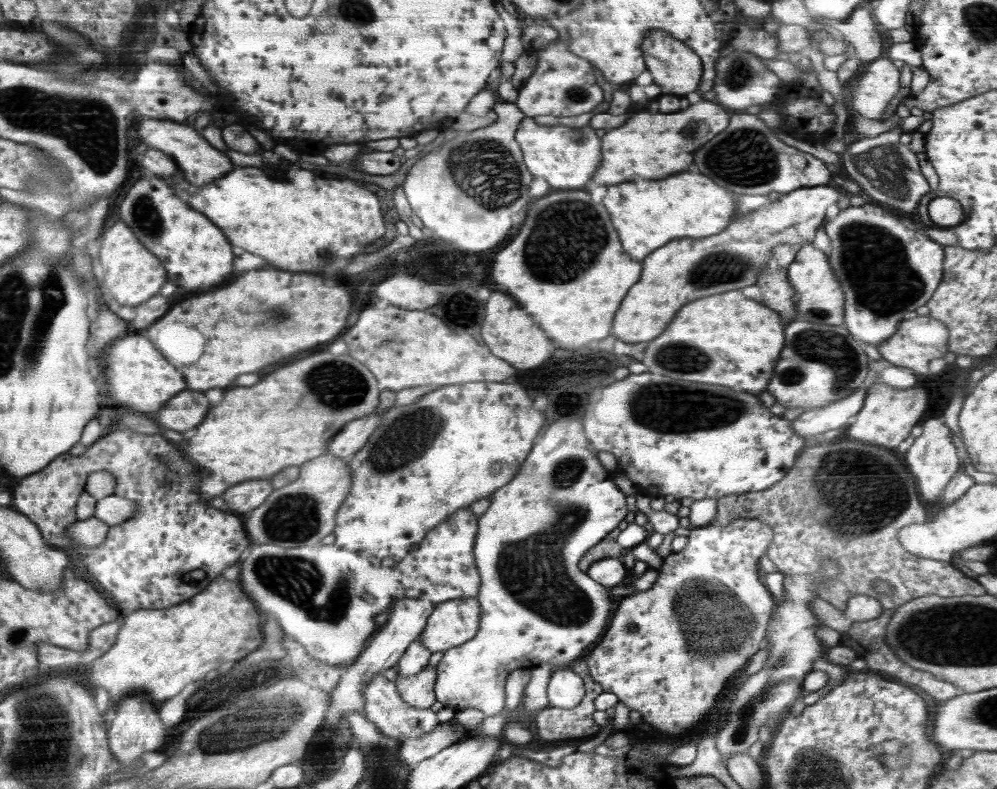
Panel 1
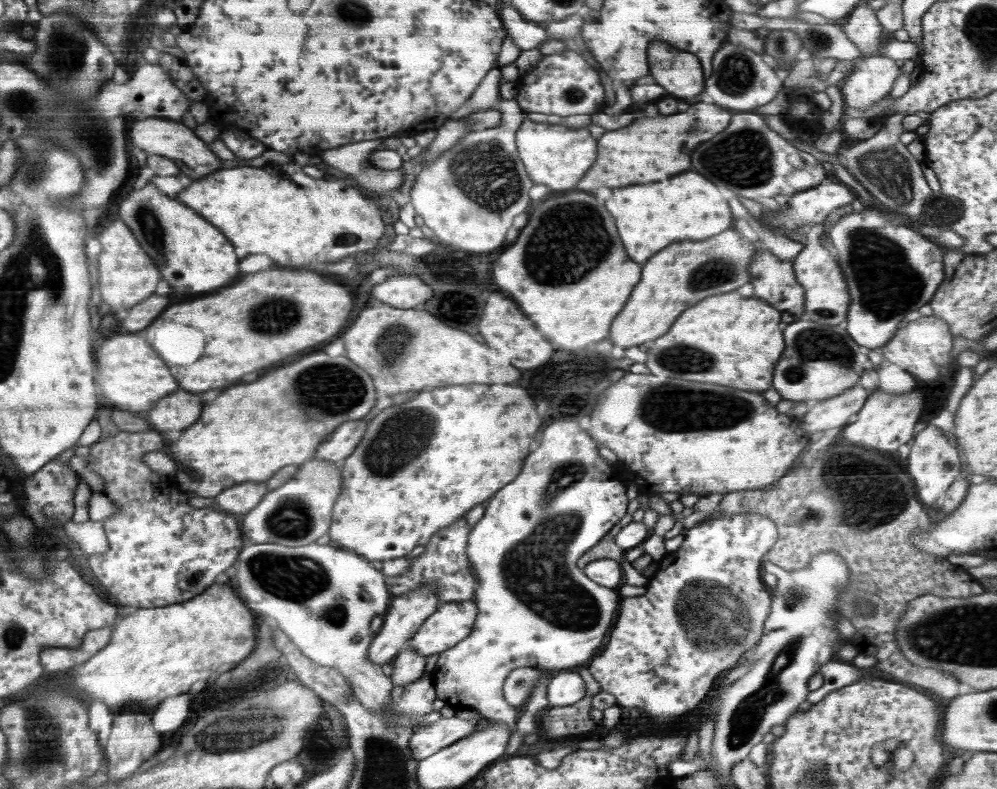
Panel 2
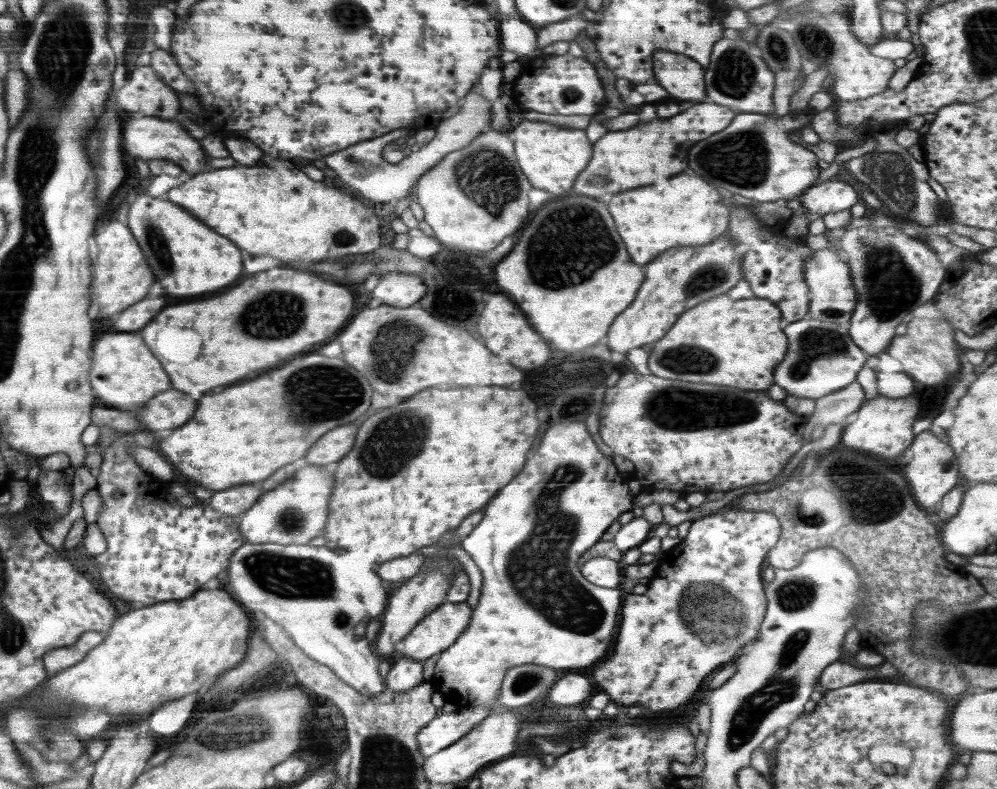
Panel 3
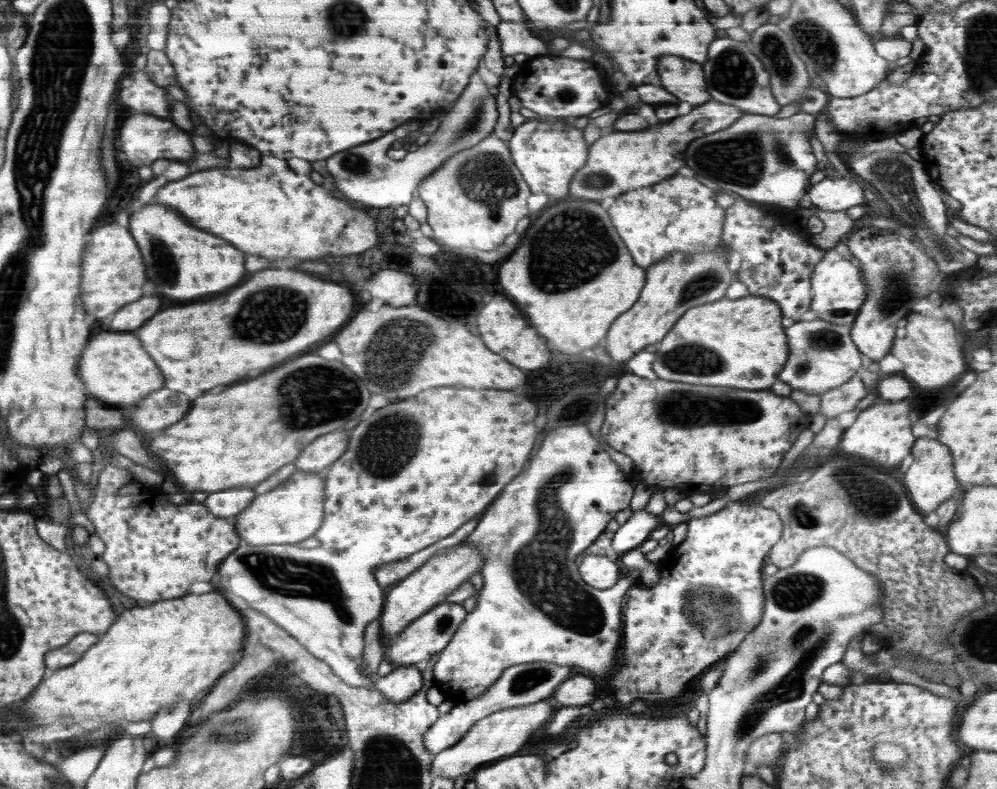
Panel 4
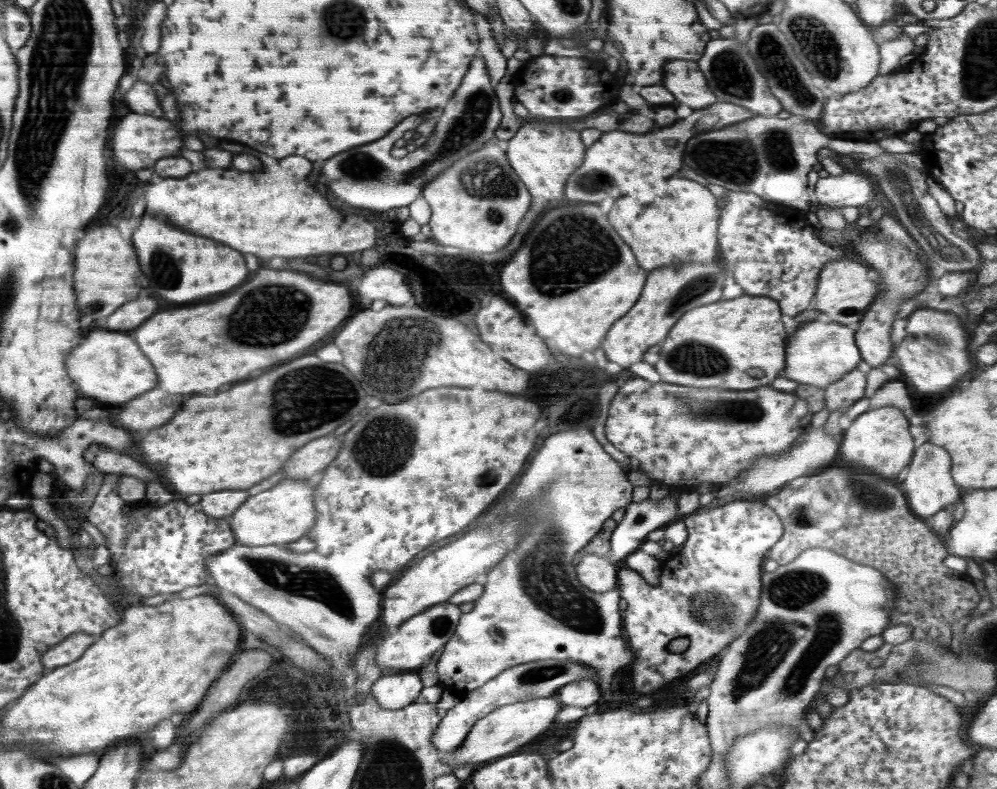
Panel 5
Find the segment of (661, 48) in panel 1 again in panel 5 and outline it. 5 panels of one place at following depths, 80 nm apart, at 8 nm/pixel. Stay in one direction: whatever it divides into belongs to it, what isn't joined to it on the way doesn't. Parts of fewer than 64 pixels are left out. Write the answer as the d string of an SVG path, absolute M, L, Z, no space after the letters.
M674 59L664 66L664 88L670 90L682 104L706 108L716 104L697 61Z

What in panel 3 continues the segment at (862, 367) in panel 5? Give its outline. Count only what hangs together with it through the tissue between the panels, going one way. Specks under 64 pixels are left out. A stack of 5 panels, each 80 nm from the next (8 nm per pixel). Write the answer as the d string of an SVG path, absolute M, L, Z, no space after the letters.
M857 380L840 390L815 399L816 410L808 420L810 426L806 428L806 432L810 434L814 430L814 424L824 427L834 423L844 424L845 418L856 412L864 402L865 390Z

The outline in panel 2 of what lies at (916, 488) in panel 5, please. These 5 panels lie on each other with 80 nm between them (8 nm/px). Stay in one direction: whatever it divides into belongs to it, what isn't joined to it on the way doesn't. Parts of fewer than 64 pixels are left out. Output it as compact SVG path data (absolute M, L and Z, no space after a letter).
M928 424L910 440L910 444L912 448L906 462L908 462L908 474L914 478L914 484L918 488L918 498L924 504L934 504L934 502L938 504L962 470L956 448L948 444L948 438L942 436L942 432L934 424Z

